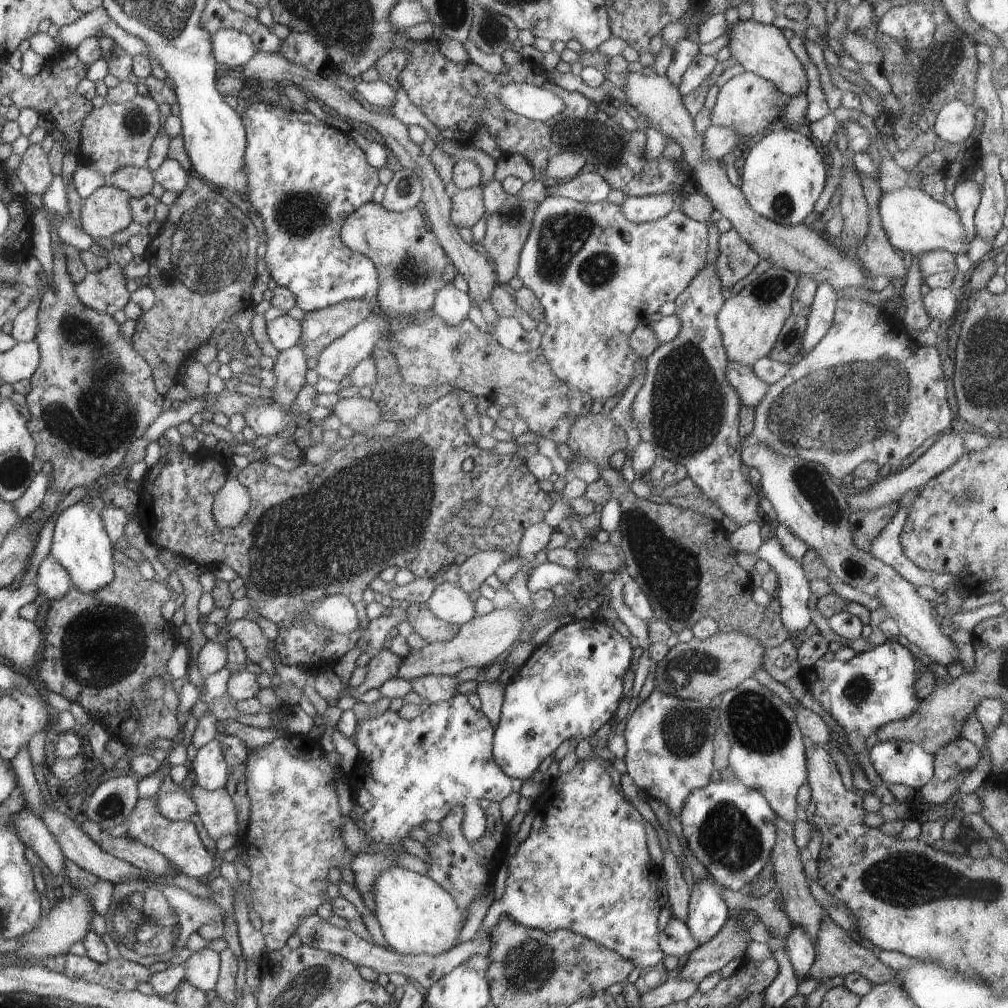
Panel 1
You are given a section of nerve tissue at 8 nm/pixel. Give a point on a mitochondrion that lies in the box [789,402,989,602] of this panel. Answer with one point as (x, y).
(966, 498)

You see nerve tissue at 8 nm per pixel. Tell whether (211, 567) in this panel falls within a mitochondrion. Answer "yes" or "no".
no

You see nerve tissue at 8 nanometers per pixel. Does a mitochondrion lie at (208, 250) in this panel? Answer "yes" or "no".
yes

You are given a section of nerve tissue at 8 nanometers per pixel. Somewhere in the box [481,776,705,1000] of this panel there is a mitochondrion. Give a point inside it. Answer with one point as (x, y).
(527, 966)

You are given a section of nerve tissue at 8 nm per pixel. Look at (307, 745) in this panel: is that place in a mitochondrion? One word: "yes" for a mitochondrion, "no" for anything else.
no

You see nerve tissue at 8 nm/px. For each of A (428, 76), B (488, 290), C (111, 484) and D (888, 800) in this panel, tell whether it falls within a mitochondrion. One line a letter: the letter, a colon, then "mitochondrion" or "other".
A: other
B: other
C: other
D: other

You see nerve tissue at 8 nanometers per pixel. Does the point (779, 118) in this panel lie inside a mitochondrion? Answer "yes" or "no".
no

